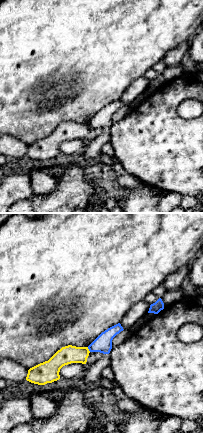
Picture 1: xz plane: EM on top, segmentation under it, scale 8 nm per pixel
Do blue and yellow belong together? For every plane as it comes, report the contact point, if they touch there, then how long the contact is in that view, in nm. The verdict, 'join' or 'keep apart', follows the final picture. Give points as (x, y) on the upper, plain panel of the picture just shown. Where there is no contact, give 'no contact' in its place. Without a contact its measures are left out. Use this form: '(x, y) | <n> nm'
(88, 124) | 50 nm

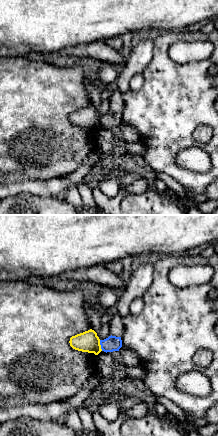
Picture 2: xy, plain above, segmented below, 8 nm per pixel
(100, 120) | 90 nm

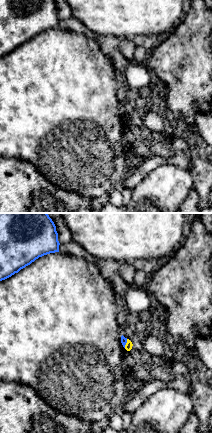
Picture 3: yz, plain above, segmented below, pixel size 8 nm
(126, 118) | 80 nm

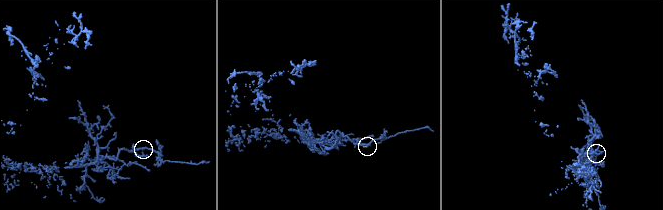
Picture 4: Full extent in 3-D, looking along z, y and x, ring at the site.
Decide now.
keep apart

